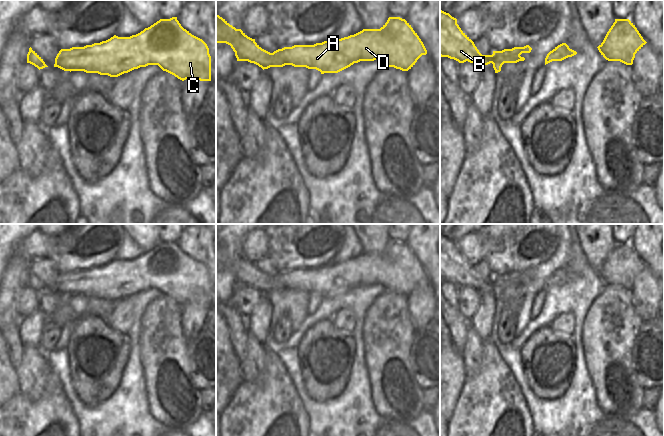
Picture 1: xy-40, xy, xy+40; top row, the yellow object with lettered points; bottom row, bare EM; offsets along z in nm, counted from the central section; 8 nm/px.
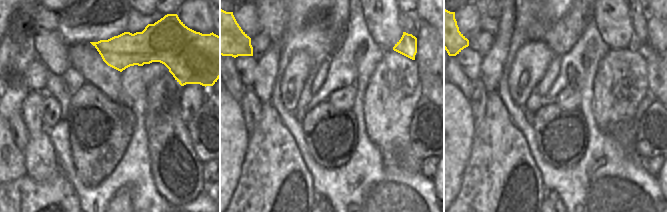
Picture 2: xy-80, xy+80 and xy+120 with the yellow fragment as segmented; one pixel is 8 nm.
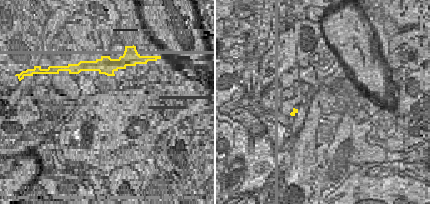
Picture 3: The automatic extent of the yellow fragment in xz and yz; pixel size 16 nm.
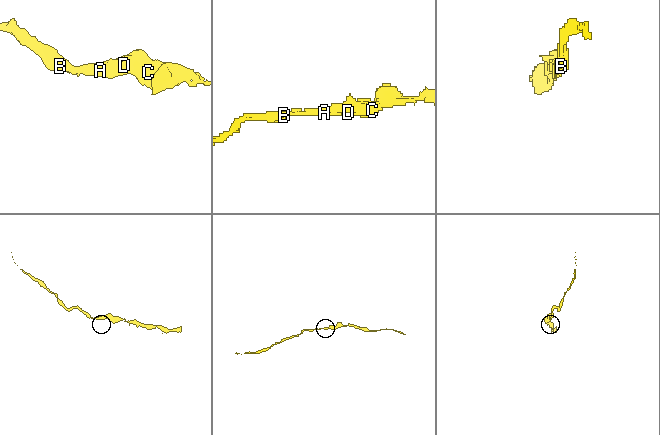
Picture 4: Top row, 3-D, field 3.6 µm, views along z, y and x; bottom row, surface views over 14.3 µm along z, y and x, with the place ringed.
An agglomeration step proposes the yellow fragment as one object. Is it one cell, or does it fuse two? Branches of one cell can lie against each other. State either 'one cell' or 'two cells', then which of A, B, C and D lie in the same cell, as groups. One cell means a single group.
one cell; A B C D

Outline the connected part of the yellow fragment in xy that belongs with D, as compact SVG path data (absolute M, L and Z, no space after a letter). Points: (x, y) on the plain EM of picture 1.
M216 237L216 267L226 267L235 276L237 285L248 285L263 294L270 291L306 291L324 297L338 297L360 285L382 285L385 291L394 291L402 295L411 293L417 284L427 278L427 274L411 249L400 241L389 241L380 253L362 255L341 263L330 263L314 269L294 269L270 277L262 273L255 263L248 261L241 253L236 253Z

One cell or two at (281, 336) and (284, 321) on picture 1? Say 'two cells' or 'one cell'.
one cell

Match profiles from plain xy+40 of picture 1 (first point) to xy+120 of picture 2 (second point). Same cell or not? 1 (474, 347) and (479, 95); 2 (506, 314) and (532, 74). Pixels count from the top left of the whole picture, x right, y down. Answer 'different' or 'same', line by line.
1: same
2: same

